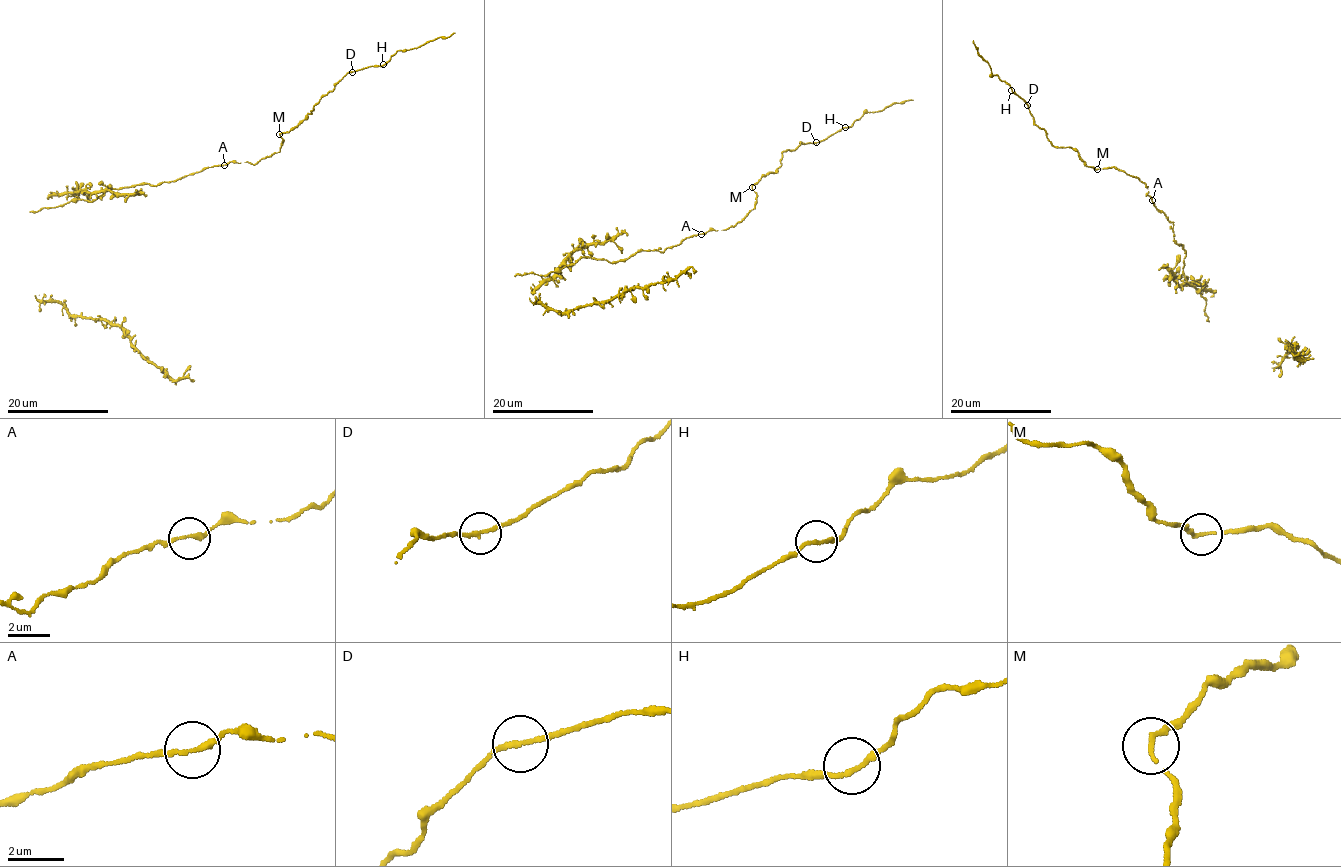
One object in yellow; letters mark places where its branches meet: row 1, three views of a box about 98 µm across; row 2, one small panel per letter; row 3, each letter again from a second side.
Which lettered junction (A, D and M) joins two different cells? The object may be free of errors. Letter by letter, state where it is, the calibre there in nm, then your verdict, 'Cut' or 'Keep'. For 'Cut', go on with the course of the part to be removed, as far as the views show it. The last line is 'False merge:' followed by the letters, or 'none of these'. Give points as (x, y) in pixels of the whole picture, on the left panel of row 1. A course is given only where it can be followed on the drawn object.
A: Place: (224, 165). Thickness 180 nm. Keep
D: Place: (352, 72). Thickness 170 nm. Keep
M: Place: (279, 134). Thickness 170 nm. Keep
False merge: none of these

